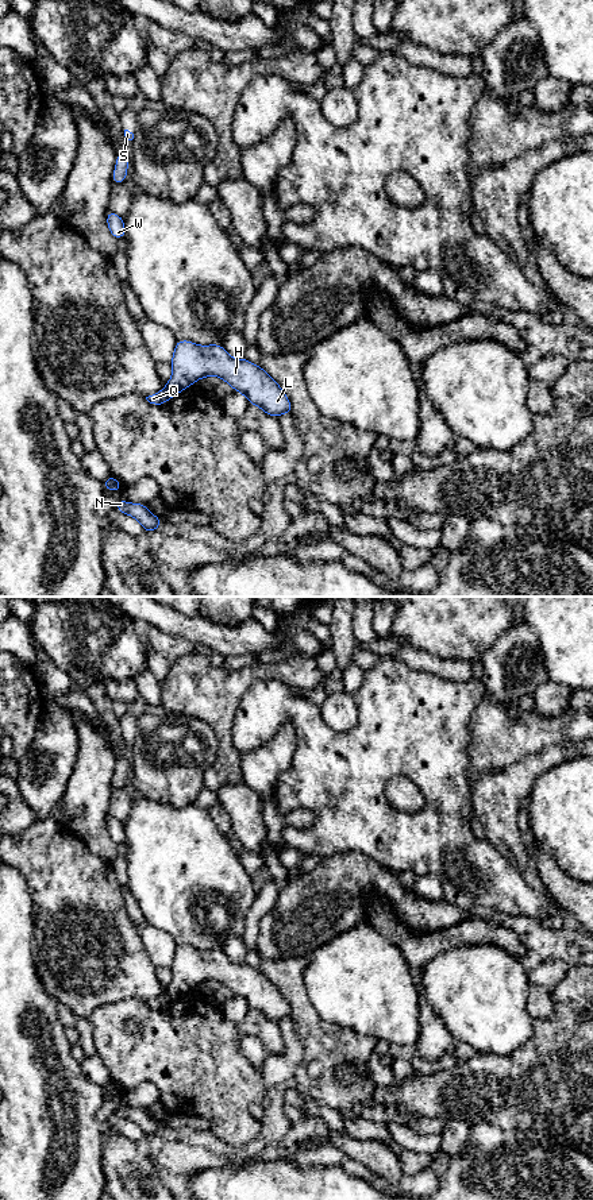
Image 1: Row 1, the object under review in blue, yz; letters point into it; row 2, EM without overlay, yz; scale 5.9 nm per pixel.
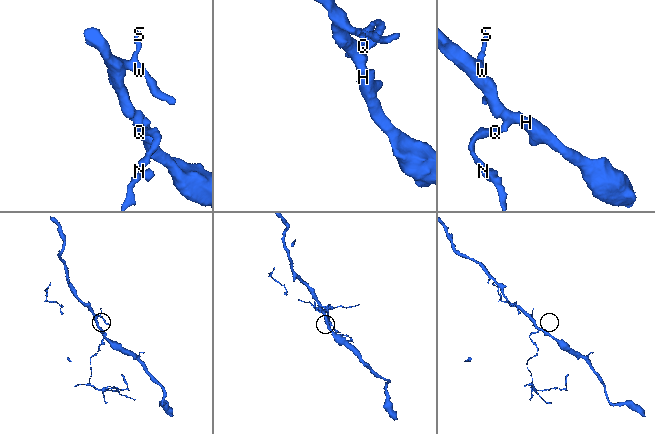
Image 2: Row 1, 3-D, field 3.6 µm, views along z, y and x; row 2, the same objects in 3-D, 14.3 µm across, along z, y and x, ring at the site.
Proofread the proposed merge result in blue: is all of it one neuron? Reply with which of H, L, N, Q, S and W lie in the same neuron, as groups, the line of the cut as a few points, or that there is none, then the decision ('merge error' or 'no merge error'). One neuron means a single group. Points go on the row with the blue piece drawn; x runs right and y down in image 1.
groups H L S W / N Q; cut yz (164, 390), (168, 398); merge error

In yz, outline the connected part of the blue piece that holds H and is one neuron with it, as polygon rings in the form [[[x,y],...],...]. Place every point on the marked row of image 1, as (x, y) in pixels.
[[[177,340],[170,363],[173,374],[165,385],[167,400],[197,379],[216,375],[267,416],[292,414],[292,404],[280,385],[261,366],[246,358],[232,359],[222,344],[197,346],[189,340]]]

